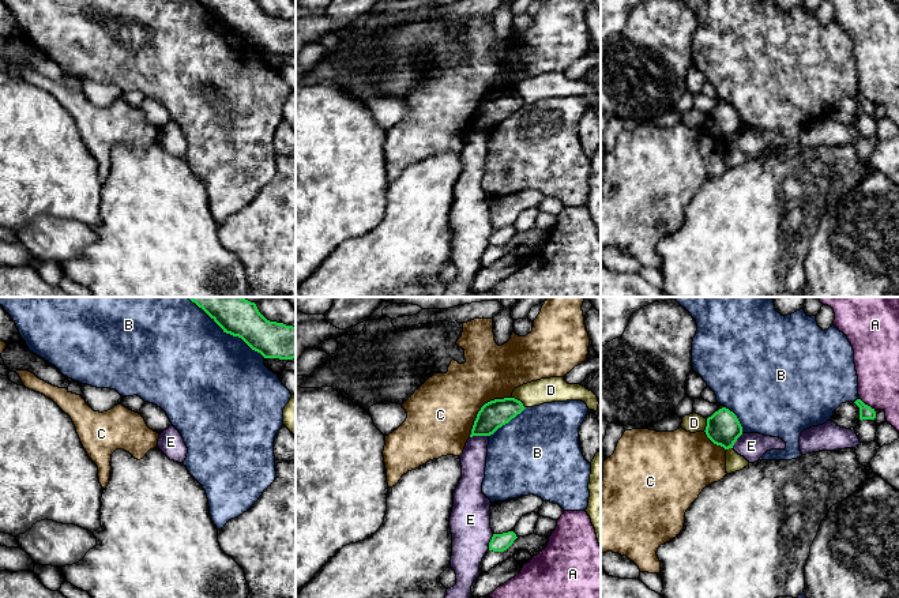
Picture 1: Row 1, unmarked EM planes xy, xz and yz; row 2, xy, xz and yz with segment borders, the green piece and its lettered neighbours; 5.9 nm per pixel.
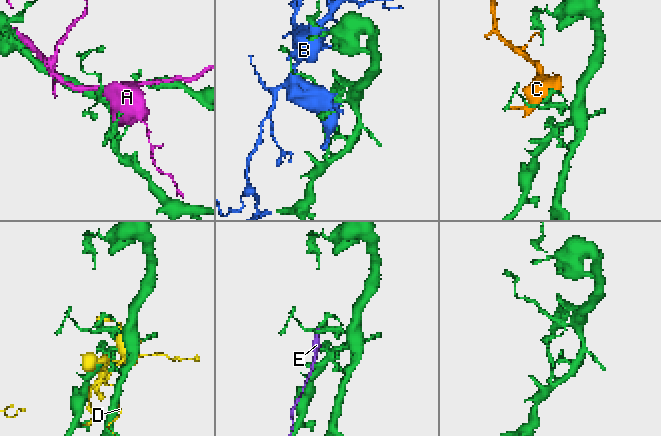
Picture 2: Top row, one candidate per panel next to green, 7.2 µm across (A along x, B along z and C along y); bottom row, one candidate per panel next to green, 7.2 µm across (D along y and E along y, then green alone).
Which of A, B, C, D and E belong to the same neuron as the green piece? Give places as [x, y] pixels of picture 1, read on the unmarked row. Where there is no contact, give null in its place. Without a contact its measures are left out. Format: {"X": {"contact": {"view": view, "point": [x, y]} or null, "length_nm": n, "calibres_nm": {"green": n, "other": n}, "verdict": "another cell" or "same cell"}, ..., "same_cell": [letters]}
{"A": {"contact": {"view": "yz", "point": [866, 100]}, "length_nm": 120, "calibres_nm": {"green": 80, "other": 260}, "verdict": "another cell"}, "B": {"contact": {"view": "xy", "point": [230, 29]}, "length_nm": 500, "calibres_nm": {"green": 220, "other": 500}, "verdict": "another cell"}, "C": {"contact": {"view": "xz", "point": [481, 102]}, "length_nm": 340, "calibres_nm": {"green": 160, "other": 400}, "verdict": "another cell"}, "D": {"contact": {"view": "xz", "point": [519, 96]}, "length_nm": 110, "calibres_nm": {"green": 160, "other": 140}, "verdict": "another cell"}, "E": {"contact": {"view": "xz", "point": [478, 130]}, "length_nm": 110, "calibres_nm": {"green": 160, "other": 150}, "verdict": "another cell"}, "same_cell": []}

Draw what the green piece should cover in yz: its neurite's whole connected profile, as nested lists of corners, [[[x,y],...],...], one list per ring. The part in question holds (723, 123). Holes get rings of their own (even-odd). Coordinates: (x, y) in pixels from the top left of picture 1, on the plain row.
[[[722,102],[707,113],[704,127],[714,139],[729,144],[742,129],[742,121],[733,106]]]

